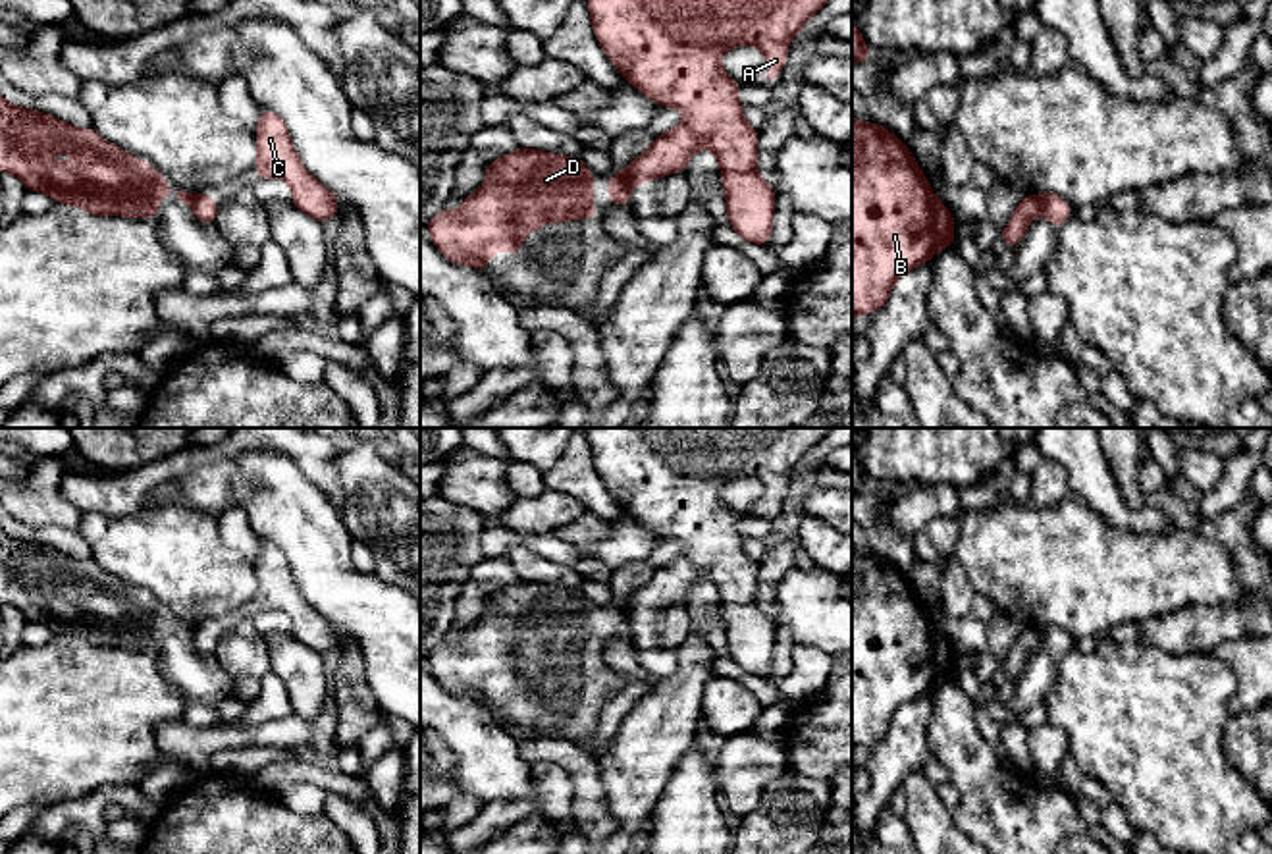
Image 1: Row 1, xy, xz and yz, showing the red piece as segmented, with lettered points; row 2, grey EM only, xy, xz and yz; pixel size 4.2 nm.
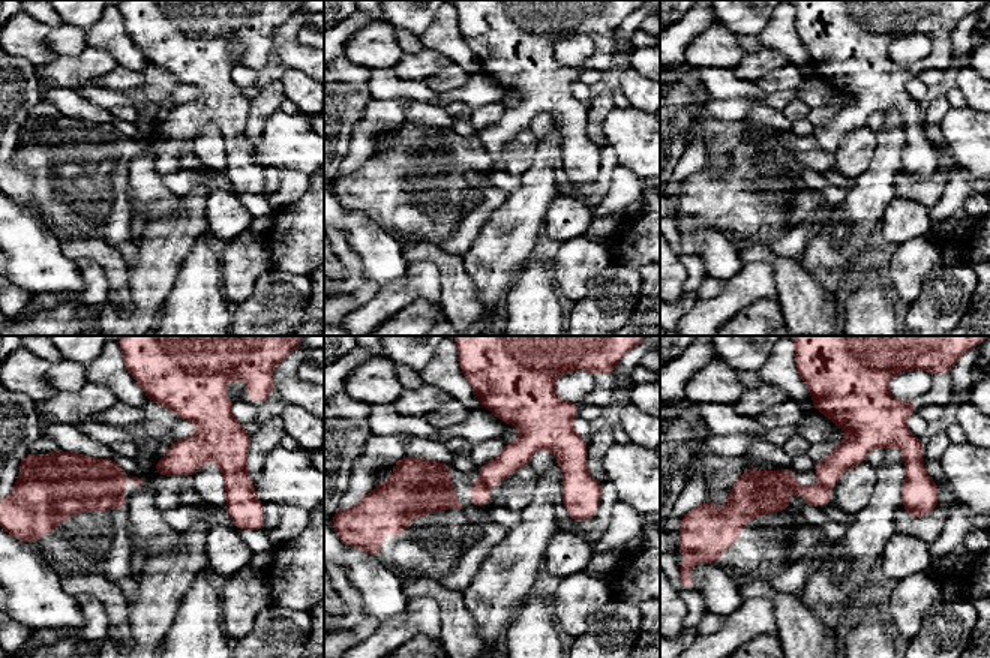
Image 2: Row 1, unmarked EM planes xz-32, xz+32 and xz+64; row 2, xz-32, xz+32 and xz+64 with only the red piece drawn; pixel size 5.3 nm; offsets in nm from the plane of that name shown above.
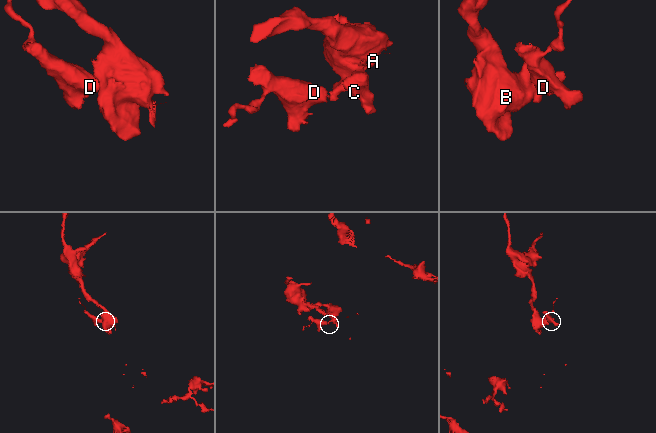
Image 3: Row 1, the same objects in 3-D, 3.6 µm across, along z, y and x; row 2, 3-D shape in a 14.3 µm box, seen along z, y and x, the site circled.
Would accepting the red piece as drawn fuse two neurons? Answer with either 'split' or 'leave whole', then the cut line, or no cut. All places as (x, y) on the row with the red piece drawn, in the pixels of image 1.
split | yz (1037, 195), (1043, 209)

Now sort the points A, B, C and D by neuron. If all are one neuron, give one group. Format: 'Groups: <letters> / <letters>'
Groups: A B C / D

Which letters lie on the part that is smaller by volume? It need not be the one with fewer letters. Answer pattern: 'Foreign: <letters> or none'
Foreign: D

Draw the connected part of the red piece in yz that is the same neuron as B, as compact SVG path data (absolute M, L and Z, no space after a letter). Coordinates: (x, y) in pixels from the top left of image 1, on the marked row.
M852 116L852 320L860 312L881 310L904 272L933 260L942 247L954 247L954 222L956 218L931 193L910 148L883 125L861 123Z

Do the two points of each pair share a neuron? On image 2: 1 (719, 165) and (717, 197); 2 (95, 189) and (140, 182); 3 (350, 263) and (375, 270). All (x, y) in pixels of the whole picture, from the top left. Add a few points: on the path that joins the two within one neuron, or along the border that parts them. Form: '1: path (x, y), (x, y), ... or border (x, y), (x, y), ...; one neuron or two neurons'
1: border (738, 143), (723, 171), (716, 173), (707, 165); two neurons
2: border (126, 168), (131, 218); two neurons
3: border (344, 237), (360, 261), (365, 281); two neurons

